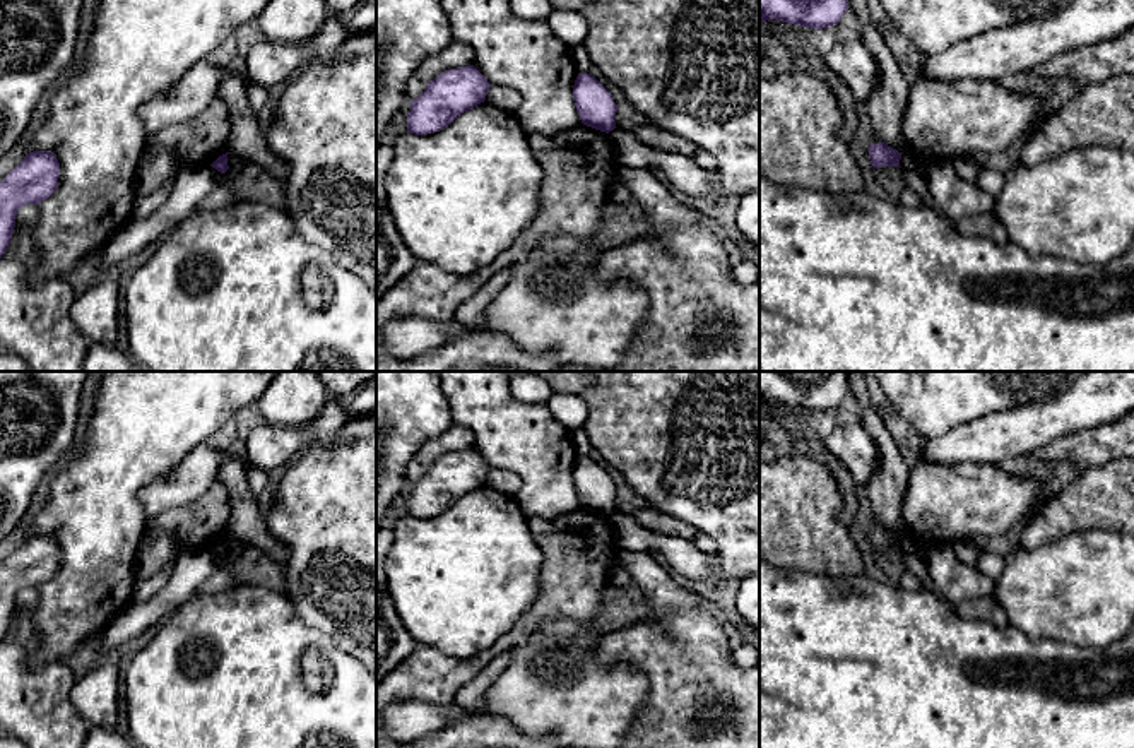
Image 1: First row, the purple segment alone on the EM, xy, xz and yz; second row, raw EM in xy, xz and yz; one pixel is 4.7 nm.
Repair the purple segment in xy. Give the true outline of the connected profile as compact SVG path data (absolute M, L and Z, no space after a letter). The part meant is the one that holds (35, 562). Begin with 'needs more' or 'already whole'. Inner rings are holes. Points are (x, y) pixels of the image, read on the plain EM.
already whole; M34 534L0 565L0 642L15 611L17 594L38 589L58 572L60 546L51 534Z

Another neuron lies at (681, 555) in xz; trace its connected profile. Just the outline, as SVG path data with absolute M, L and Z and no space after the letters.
M614 512L609 517L617 539L617 546L629 551L659 551L672 570L694 580L712 580L724 584L715 577L717 555L698 549L688 539L664 536L641 527L629 514Z

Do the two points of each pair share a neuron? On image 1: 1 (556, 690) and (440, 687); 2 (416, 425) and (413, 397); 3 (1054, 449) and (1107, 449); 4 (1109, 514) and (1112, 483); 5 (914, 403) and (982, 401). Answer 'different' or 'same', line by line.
1: different
2: same
3: same
4: same
5: same

